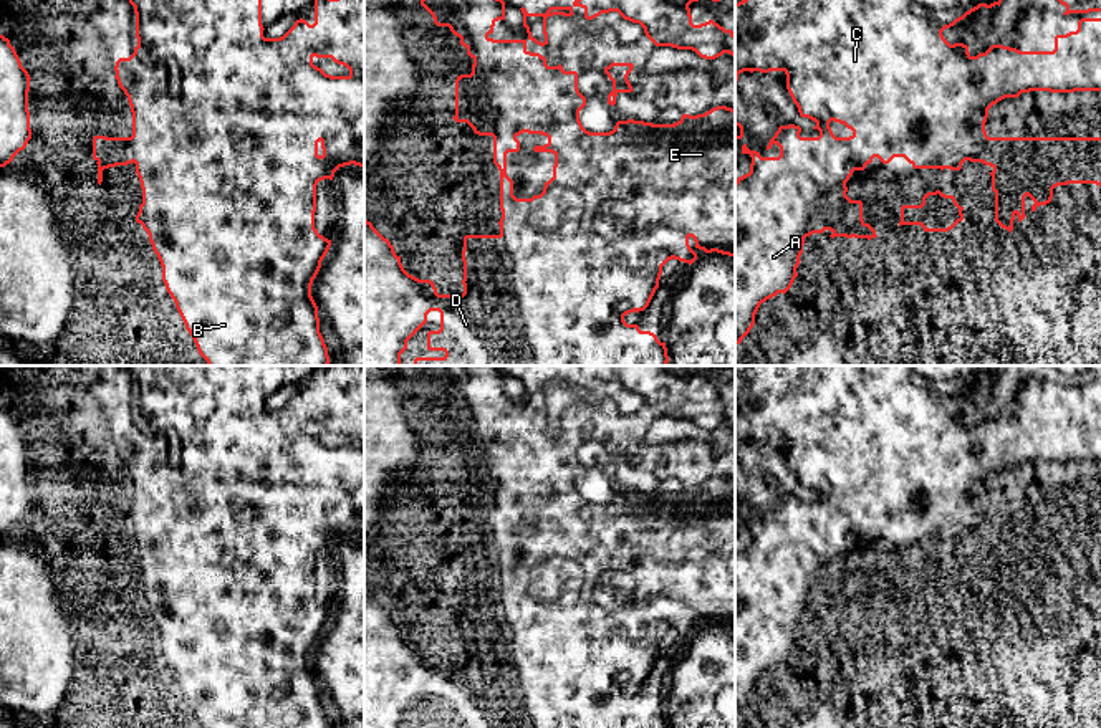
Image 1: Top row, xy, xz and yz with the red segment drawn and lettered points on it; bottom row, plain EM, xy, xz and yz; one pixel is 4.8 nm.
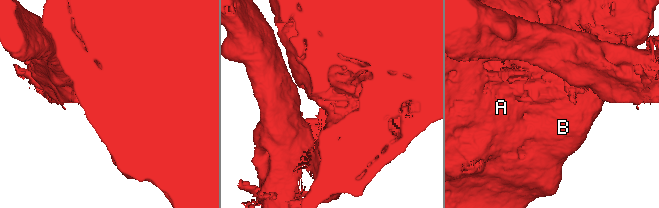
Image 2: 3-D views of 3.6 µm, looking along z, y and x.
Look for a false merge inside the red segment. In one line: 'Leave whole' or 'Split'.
Split

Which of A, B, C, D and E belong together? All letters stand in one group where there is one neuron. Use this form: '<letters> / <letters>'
A B C E / D

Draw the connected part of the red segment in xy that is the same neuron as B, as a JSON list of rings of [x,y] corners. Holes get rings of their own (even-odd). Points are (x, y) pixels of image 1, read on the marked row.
[[[129,0],[136,13],[137,46],[129,58],[119,58],[114,71],[132,113],[132,159],[142,189],[136,222],[149,235],[162,266],[167,293],[209,366],[328,366],[329,356],[320,333],[318,306],[311,285],[331,240],[315,228],[316,185],[333,180],[344,165],[364,167],[364,0],[315,0],[315,23],[300,18],[280,38],[265,38],[262,0]],[[313,58],[331,58],[349,69],[348,76],[331,76],[313,65]]]

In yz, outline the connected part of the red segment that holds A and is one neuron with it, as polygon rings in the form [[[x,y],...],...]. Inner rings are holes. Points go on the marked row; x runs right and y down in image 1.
[[[742,0],[735,2],[735,84],[738,74],[743,71],[783,71],[786,74],[786,89],[798,108],[801,117],[808,117],[816,122],[813,129],[820,131],[818,137],[801,137],[801,127],[795,124],[780,126],[775,136],[770,139],[767,151],[773,144],[780,147],[778,157],[762,157],[760,152],[750,151],[747,144],[742,146],[742,154],[752,157],[750,172],[735,180],[735,344],[750,333],[755,324],[755,314],[762,303],[786,293],[795,278],[796,268],[803,253],[805,238],[813,233],[831,232],[831,238],[876,238],[876,230],[863,220],[863,202],[851,200],[846,192],[846,182],[854,170],[864,170],[868,164],[877,157],[882,164],[889,164],[894,157],[904,157],[914,169],[950,169],[960,170],[965,160],[980,162],[987,154],[987,131],[985,122],[988,109],[1005,98],[1018,98],[1022,93],[1030,91],[1050,91],[1050,93],[1075,93],[1075,91],[1101,91],[1101,18],[1081,18],[1078,30],[1066,35],[1055,36],[1053,51],[1020,51],[1017,48],[992,45],[985,53],[972,56],[969,46],[964,43],[950,45],[942,31],[964,20],[980,7],[992,8],[1000,7],[1002,0]],[[829,122],[844,124],[853,131],[849,137],[836,137],[829,127]]]

